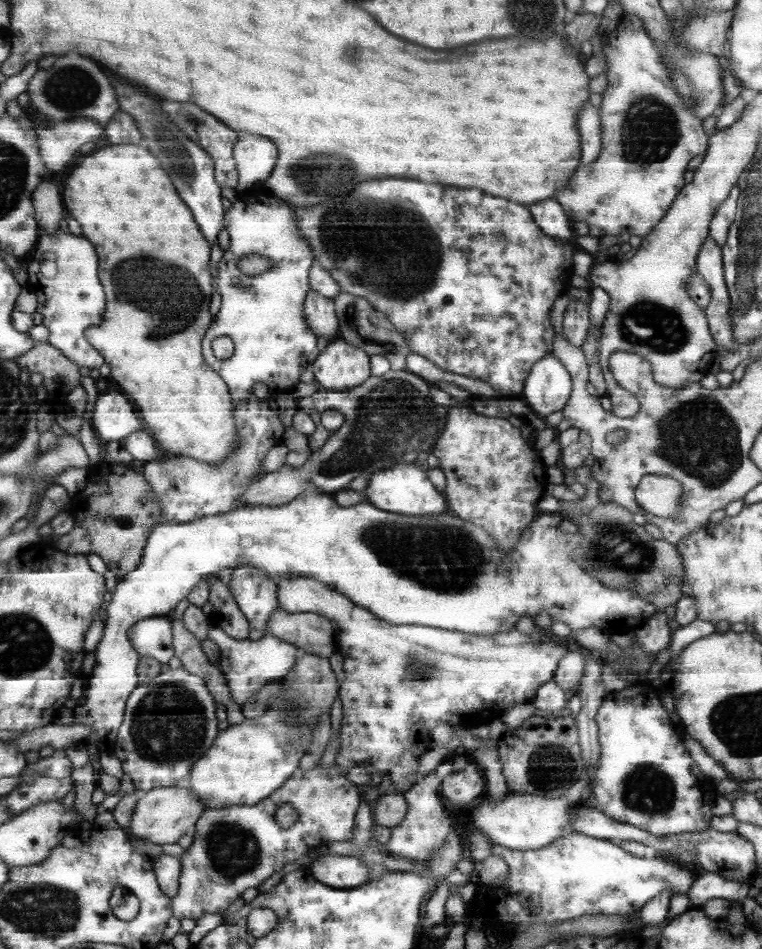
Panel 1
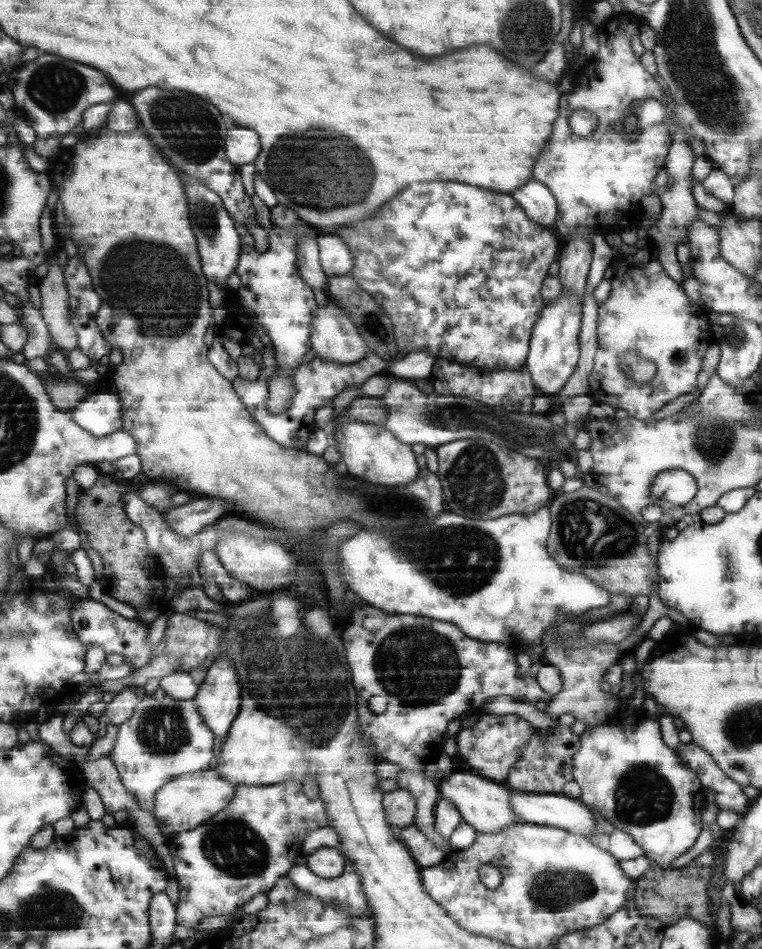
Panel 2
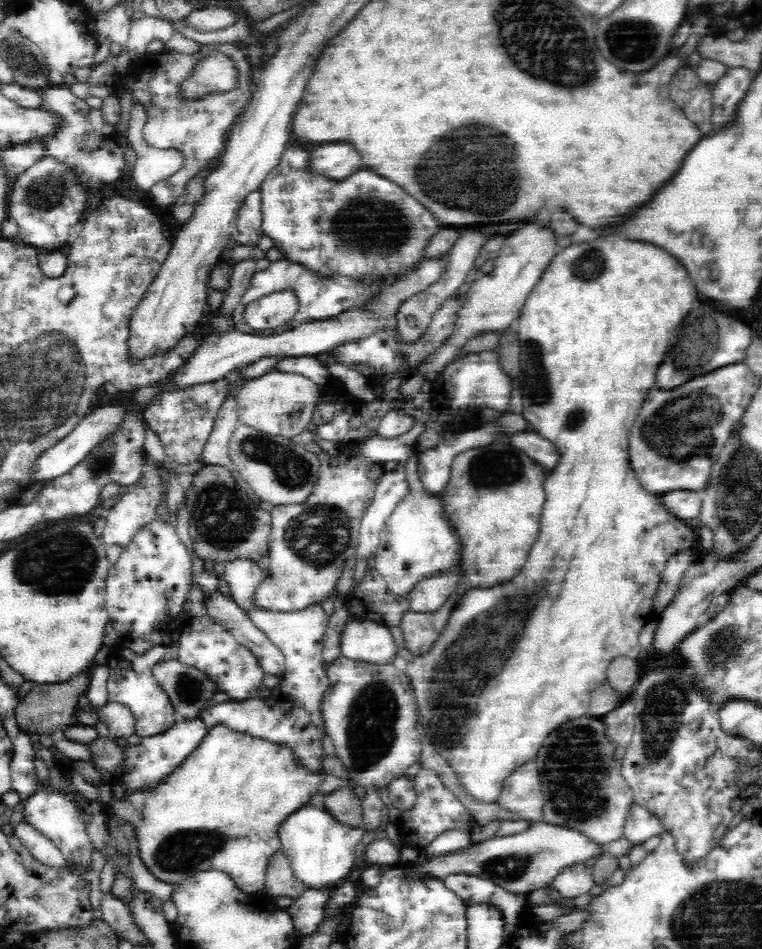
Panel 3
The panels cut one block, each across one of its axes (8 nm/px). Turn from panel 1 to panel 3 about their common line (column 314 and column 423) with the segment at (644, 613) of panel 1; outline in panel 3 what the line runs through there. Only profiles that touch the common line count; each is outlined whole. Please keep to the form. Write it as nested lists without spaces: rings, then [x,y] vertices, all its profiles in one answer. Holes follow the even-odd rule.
[[[416,450],[405,464],[410,490],[386,520],[374,558],[375,571],[384,577],[388,592],[401,597],[412,592],[420,580],[438,576],[442,570],[457,570],[461,552],[459,538],[447,521],[441,500],[426,493],[422,485],[417,473],[418,457]]]

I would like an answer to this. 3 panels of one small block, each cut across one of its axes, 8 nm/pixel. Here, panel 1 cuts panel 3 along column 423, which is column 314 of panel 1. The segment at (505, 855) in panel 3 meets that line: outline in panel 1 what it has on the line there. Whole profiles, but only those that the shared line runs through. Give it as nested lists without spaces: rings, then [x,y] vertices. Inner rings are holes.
[[[324,855],[311,862],[310,870],[322,884],[335,889],[353,889],[366,883],[370,867],[360,857]]]

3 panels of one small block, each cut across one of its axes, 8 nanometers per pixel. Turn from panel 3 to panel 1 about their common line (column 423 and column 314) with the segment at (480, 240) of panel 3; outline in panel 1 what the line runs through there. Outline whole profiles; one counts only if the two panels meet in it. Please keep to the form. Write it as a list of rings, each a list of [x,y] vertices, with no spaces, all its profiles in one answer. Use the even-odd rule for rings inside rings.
[[[310,290],[305,300],[305,314],[310,330],[316,332],[317,336],[328,341],[340,336],[336,305],[330,298],[322,296],[316,290]]]

